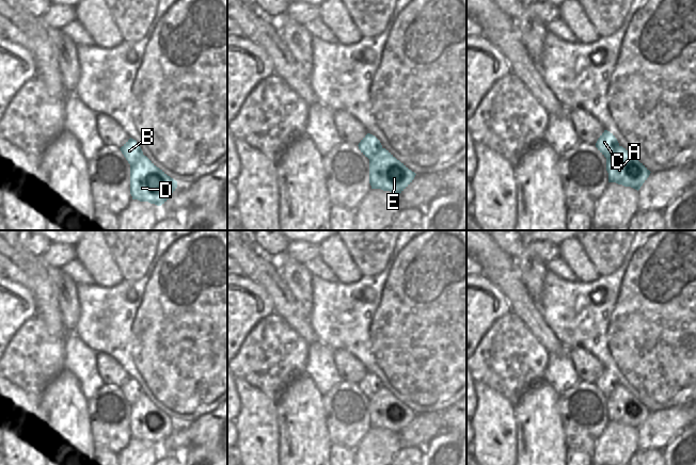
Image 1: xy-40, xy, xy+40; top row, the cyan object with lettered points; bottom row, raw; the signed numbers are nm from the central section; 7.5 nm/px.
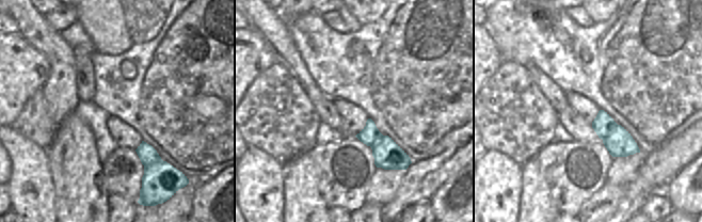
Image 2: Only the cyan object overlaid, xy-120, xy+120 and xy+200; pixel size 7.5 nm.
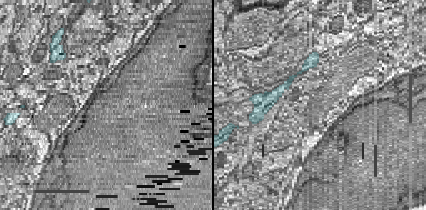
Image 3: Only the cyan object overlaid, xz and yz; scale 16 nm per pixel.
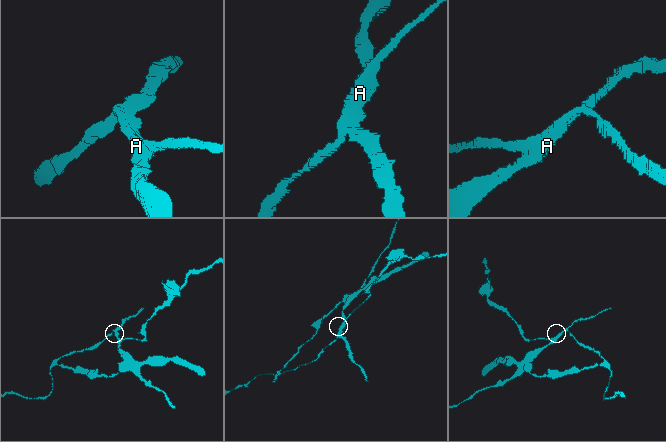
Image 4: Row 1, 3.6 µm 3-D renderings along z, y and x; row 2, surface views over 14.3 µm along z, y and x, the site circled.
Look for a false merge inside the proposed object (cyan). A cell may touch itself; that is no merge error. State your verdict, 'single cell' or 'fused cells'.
fused cells

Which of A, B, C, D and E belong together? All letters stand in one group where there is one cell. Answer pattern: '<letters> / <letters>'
A D E / B C

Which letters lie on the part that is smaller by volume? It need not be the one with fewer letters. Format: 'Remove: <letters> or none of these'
Remove: A, D, E

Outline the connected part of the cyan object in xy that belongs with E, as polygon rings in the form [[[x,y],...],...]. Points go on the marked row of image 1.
[[[385,148],[369,159],[371,189],[381,189],[399,195],[412,182],[415,175]]]

